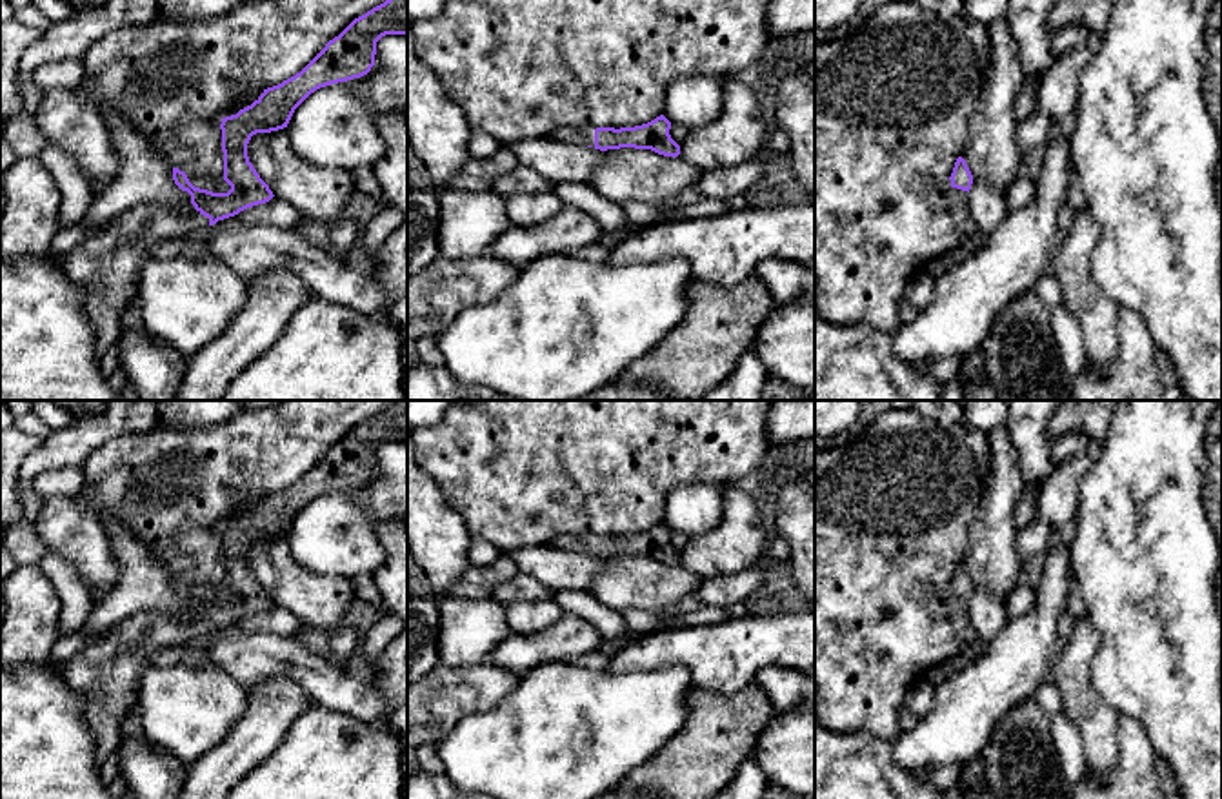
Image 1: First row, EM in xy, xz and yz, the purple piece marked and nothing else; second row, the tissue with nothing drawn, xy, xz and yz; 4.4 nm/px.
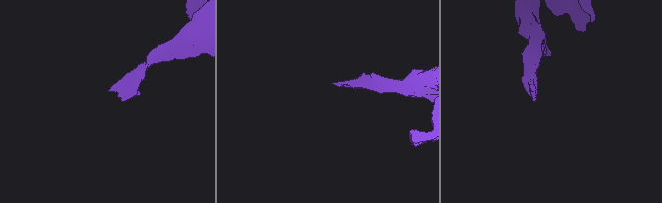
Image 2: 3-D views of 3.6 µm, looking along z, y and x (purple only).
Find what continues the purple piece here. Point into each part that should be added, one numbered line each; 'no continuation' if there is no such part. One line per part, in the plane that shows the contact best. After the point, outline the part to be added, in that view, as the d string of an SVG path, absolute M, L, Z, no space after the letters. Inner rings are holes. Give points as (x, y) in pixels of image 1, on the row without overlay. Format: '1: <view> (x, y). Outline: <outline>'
1: xy (106, 674). Outline: M136 612L67 662L64 681L84 703L98 768L118 748L122 721L135 712L138 677L151 657L207 633L209 626L193 615Z

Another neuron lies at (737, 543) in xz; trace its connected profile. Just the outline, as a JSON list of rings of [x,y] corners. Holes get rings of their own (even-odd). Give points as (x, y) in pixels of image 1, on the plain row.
[[[736,484],[722,486],[722,521],[702,535],[687,537],[680,566],[700,579],[718,579],[753,568],[762,553],[767,530],[755,499]]]

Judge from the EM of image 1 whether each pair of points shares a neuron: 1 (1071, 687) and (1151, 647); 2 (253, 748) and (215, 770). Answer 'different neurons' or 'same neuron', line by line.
1: different neurons
2: same neuron

